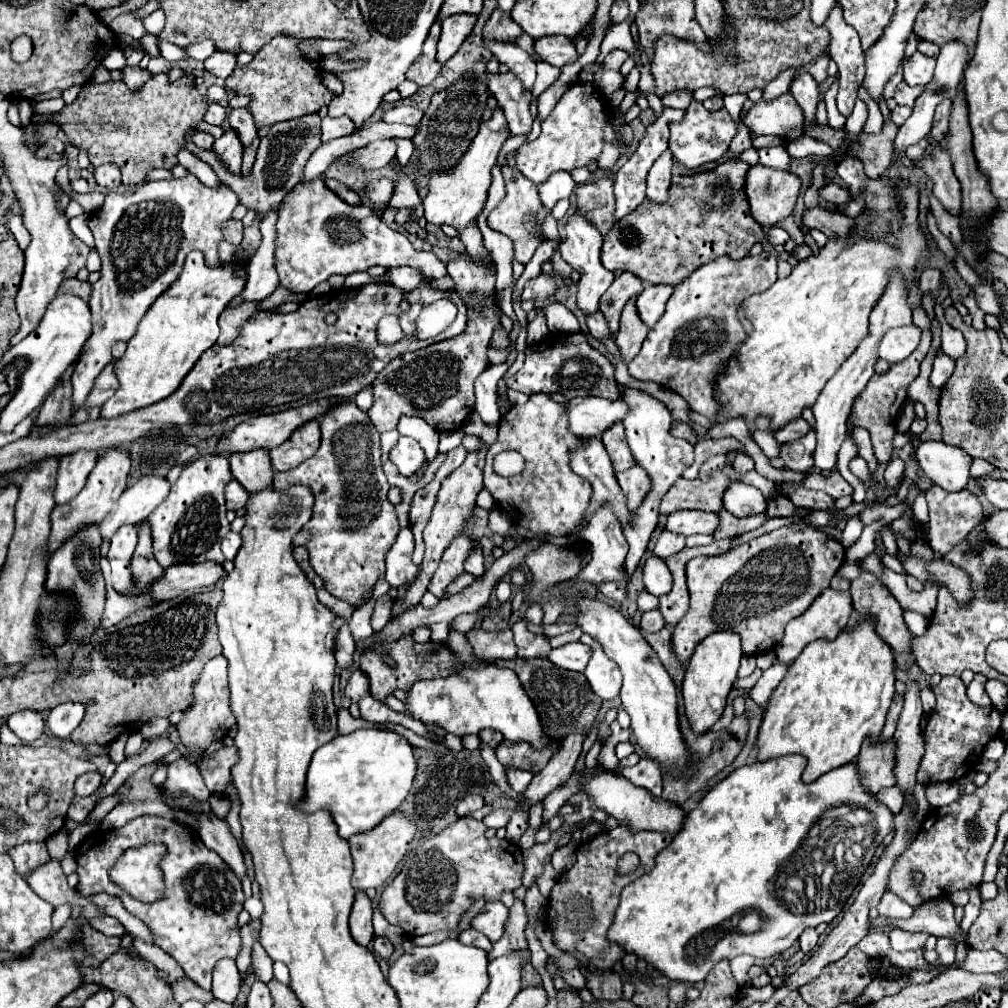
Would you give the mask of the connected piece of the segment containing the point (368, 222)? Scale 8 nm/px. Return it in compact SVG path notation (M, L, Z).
M322 178L300 182L286 194L278 210L276 232L276 272L280 286L290 292L308 294L332 274L348 276L352 272L368 270L370 266L412 266L420 268L426 278L442 278L448 274L446 264L432 252L414 250L408 238L386 226L372 208L346 204Z

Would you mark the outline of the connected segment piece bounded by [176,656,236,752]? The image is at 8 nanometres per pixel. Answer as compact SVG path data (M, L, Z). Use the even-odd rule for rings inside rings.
M216 656L206 662L200 680L194 686L196 704L184 712L184 720L178 722L176 730L180 734L180 742L188 752L206 750L214 740L224 740L228 730L236 724L234 714L230 710L230 692L228 692L228 660L224 656Z

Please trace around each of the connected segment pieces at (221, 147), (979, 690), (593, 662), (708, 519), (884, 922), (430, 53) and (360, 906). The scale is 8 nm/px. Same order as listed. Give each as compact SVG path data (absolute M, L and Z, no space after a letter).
M226 130L222 138L218 138L212 146L214 154L222 160L222 164L232 174L240 174L242 166L242 144L238 140L238 134L234 130Z
M978 674L966 688L966 694L970 696L972 702L976 702L978 706L990 706L990 698L986 698L986 692L984 692L984 682L986 682L986 676Z
M583 634L580 641L592 648L592 658L584 670L594 694L602 700L614 700L620 694L622 674L620 668L604 654L602 646L588 634Z
M674 512L668 516L666 530L676 534L714 534L720 518L716 512Z
M948 898L934 900L934 908L918 906L908 920L896 918L870 918L870 930L884 930L884 928L902 928L908 932L928 932L932 936L946 936L954 938L956 942L964 942L960 936L960 926L954 922L954 906Z
M436 18L436 22L432 24L426 44L422 48L422 56L412 64L412 68L406 72L408 80L414 80L418 86L428 86L440 72L442 64L436 62L436 44L440 38L440 20Z
M364 892L356 894L356 902L350 914L350 934L360 946L368 946L374 938L372 906L370 906L370 898L366 898Z

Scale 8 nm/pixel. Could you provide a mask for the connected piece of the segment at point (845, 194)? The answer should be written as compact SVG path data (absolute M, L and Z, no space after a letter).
M830 184L830 186L826 186L826 188L822 190L822 196L824 196L828 202L836 204L836 206L846 206L846 204L852 200L850 192L848 192L846 188L838 186L838 184Z

